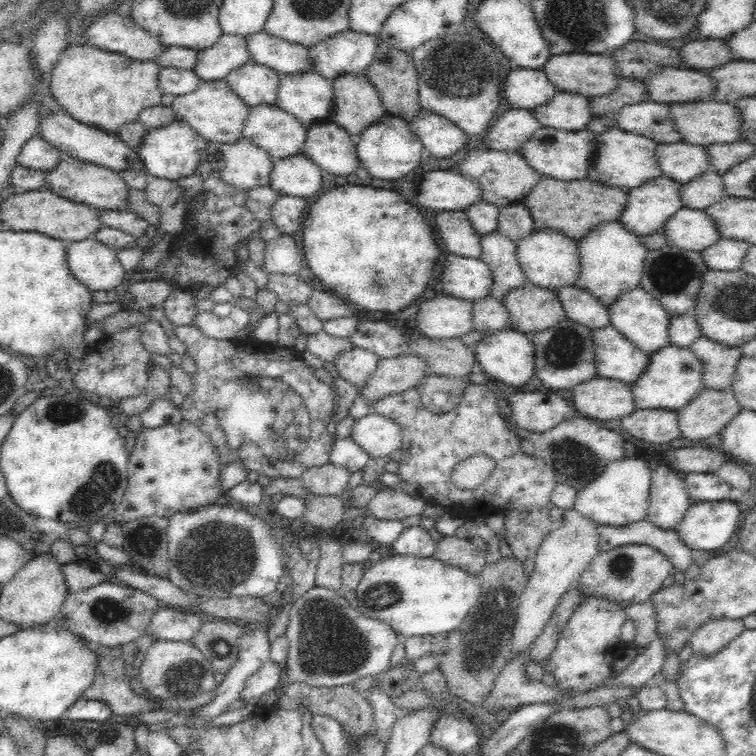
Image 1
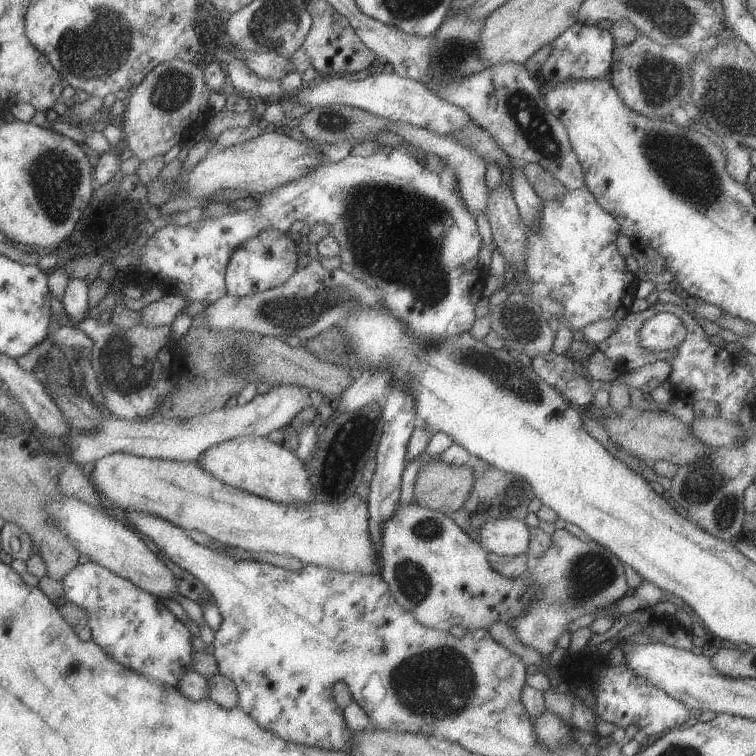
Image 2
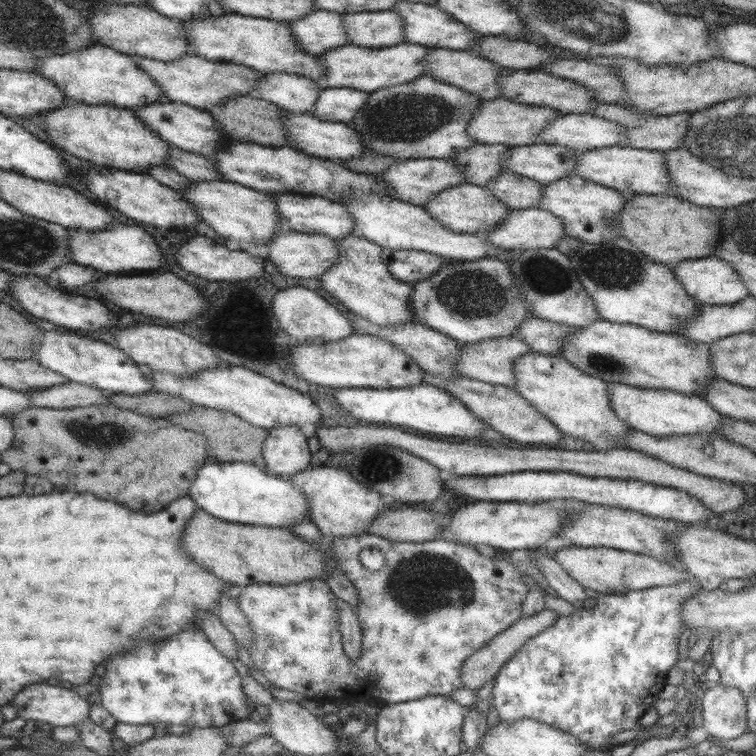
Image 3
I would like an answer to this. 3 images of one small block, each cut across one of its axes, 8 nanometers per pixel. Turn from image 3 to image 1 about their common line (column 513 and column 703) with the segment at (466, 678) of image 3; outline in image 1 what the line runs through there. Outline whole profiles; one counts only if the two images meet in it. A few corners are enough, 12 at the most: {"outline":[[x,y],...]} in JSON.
{"outline":[[710,620],[692,632],[694,652],[710,656],[736,640],[744,620]]}

